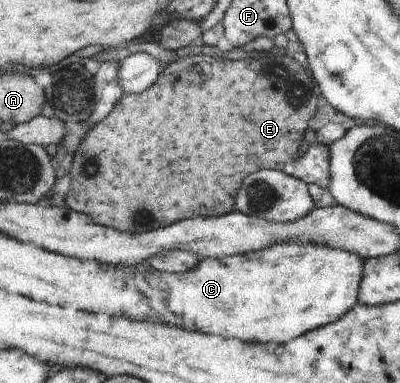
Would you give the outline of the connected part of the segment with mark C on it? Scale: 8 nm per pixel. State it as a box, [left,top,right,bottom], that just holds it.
[162,242,364,345]

